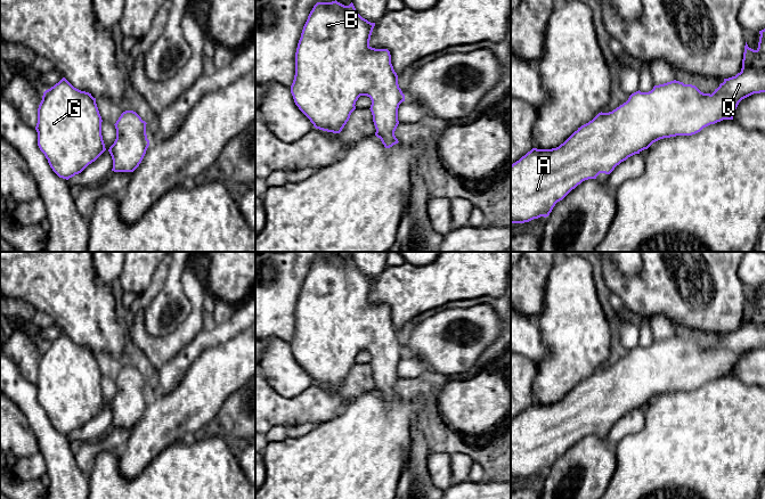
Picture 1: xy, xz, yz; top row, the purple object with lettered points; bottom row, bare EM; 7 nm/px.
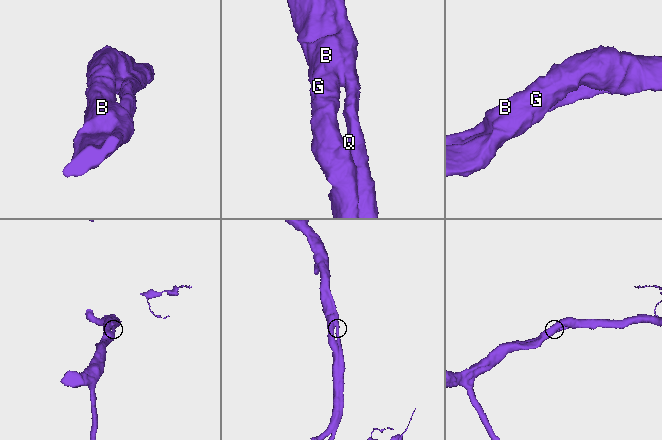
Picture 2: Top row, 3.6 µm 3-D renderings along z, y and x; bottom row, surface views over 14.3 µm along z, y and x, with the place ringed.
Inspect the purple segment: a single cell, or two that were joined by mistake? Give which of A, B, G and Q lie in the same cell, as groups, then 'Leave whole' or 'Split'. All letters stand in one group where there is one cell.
Groups: A B G Q. Leave whole

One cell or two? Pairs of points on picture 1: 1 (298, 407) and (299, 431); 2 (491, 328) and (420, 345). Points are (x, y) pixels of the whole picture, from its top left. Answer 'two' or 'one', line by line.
1: two
2: one

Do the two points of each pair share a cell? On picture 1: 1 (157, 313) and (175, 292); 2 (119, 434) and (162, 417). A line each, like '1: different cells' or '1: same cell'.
1: same cell
2: different cells

